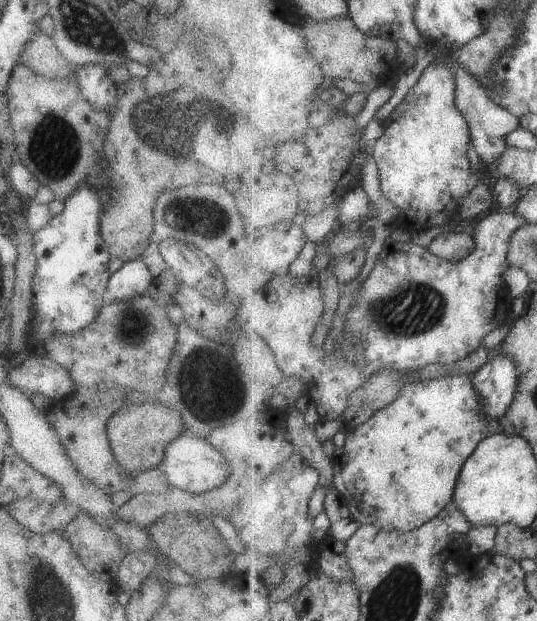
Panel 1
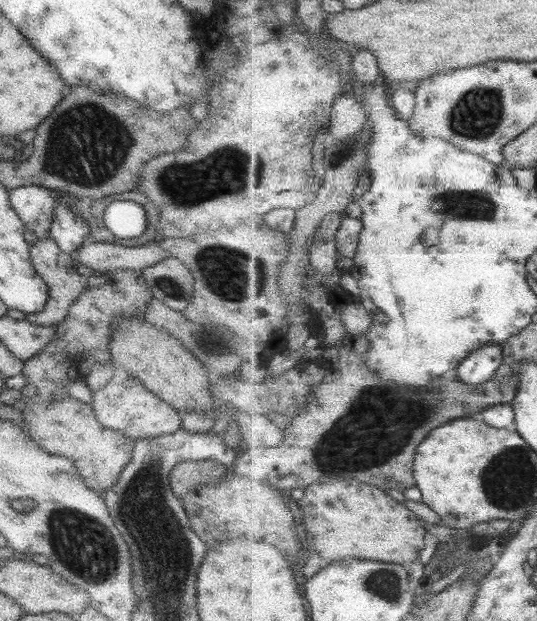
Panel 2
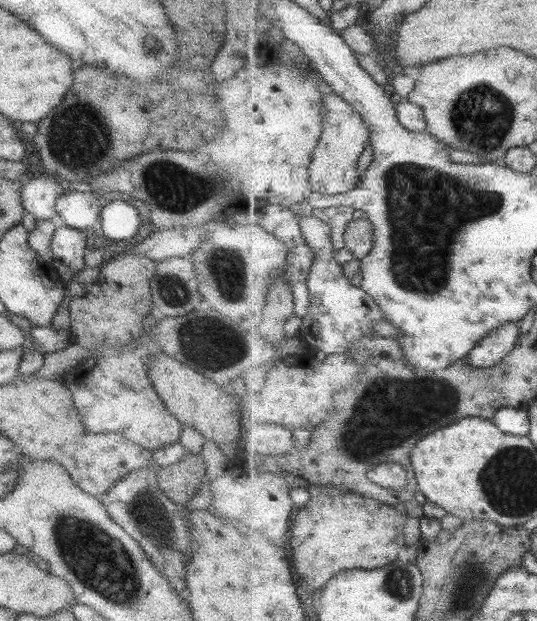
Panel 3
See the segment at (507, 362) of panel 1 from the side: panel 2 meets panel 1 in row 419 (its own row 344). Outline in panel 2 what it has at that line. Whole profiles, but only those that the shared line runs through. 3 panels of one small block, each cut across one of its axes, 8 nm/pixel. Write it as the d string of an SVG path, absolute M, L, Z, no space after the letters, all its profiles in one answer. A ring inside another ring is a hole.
M500 345L485 346L467 356L453 375L470 385L480 385L493 379L503 365L503 350Z

